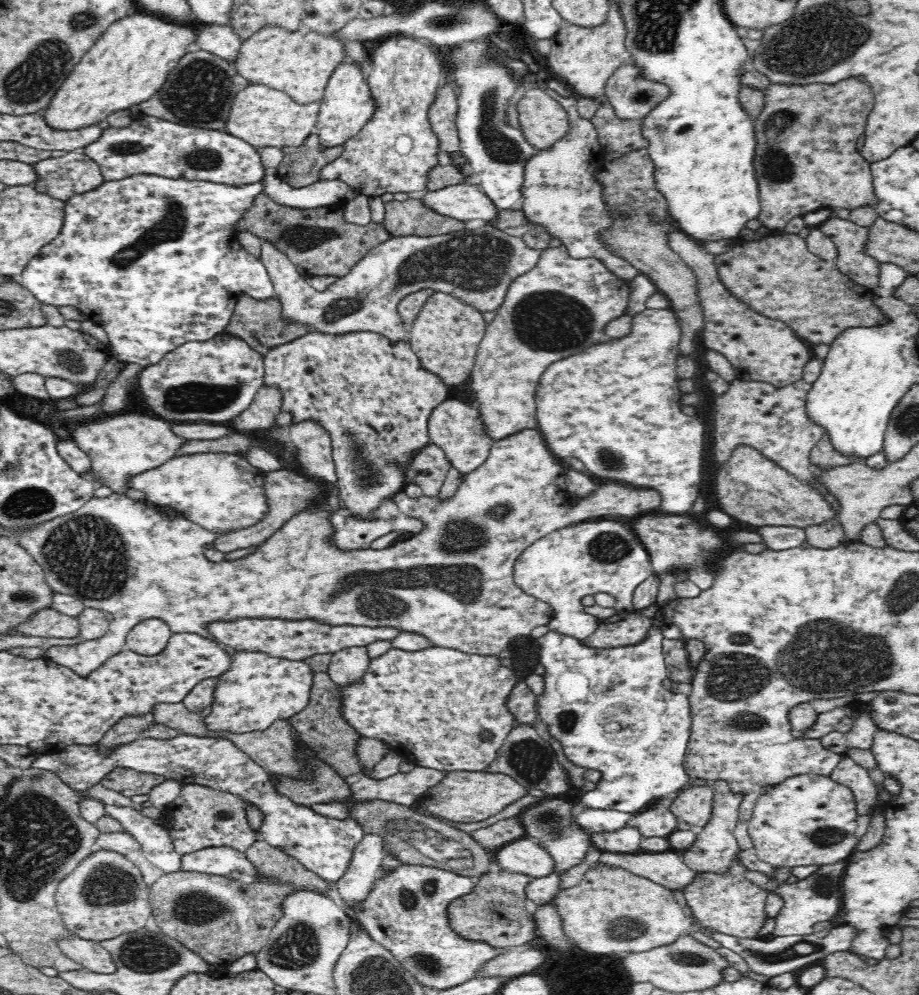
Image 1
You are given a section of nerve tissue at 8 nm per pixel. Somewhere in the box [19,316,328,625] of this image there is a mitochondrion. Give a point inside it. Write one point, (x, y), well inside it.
(88, 555)

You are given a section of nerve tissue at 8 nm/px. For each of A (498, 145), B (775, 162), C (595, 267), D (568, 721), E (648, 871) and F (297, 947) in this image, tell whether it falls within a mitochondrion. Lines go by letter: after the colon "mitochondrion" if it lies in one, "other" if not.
A: mitochondrion
B: mitochondrion
C: other
D: mitochondrion
E: other
F: mitochondrion

